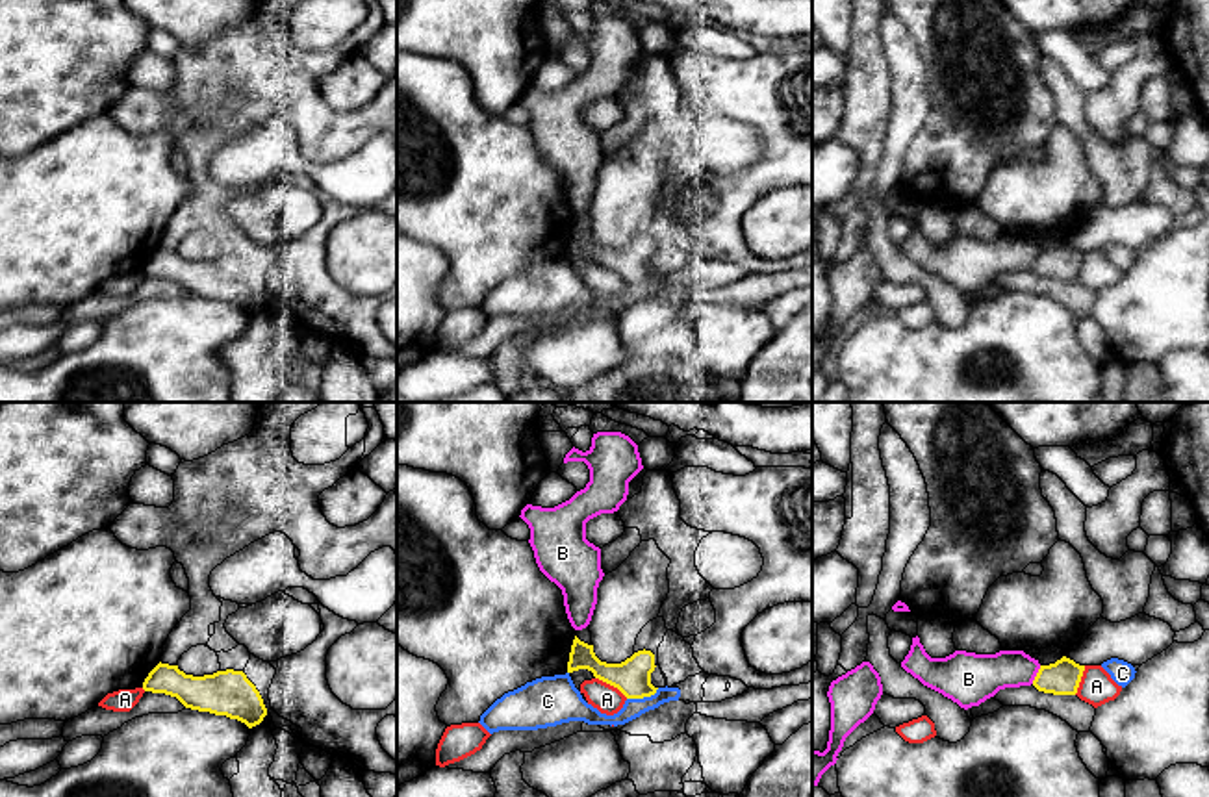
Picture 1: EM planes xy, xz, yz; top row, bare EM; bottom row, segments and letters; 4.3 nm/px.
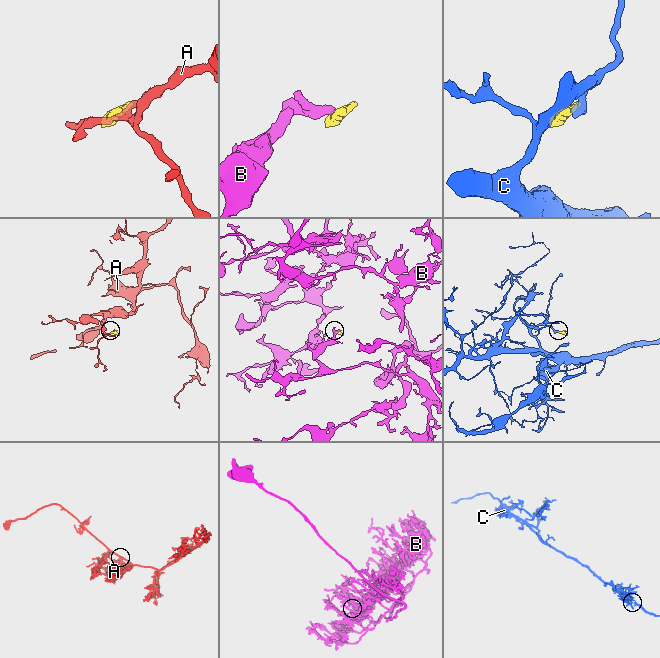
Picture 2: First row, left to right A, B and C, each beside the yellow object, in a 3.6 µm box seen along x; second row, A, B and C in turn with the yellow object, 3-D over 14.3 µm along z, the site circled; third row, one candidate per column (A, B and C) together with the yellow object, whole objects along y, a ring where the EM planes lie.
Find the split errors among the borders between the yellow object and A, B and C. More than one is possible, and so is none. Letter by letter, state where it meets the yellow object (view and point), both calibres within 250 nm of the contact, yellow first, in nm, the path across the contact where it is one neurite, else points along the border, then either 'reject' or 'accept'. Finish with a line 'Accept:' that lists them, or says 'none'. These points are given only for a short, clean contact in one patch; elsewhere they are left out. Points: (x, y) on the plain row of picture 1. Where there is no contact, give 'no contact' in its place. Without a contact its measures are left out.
A: meets yellow in xz at (612, 269); 160 nm thick on the yellow side, 120 nm on the other; border along xz (596, 262), (616, 271), (627, 282); reject
B: meets yellow in yz at (1037, 260); 150 nm thick on the yellow side, 200 nm on the other; runs through yz (1063, 262), (1037, 260), (987, 258), (979, 262); accept
C: meets yellow in xz at (642, 282); 160 nm thick on the yellow side, 90 nm on the other; reject
Accept: B

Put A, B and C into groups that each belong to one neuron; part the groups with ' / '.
A / B / C

